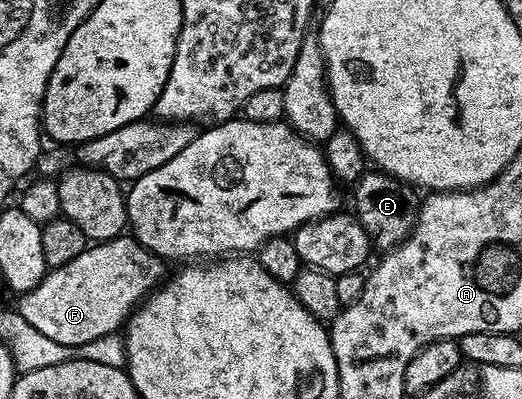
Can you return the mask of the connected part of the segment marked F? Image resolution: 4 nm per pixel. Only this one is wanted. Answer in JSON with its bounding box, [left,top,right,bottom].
[17,233,166,347]

